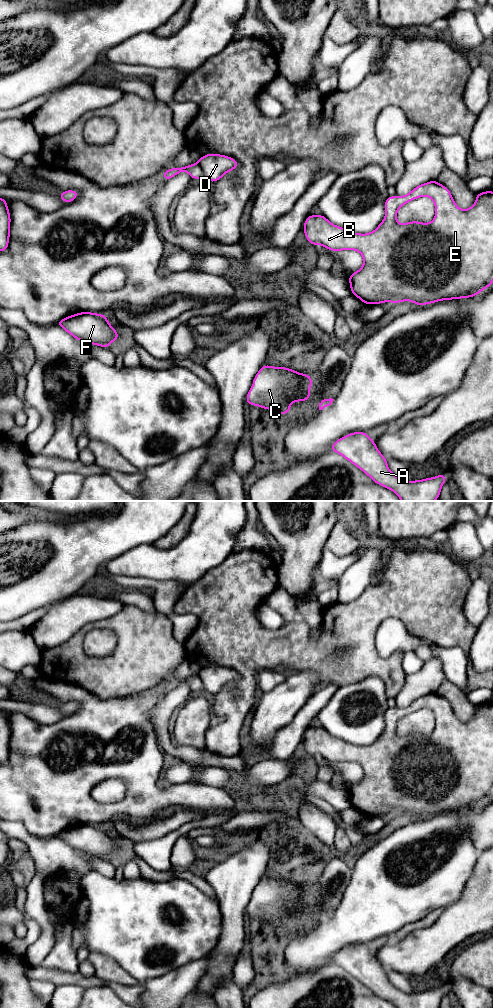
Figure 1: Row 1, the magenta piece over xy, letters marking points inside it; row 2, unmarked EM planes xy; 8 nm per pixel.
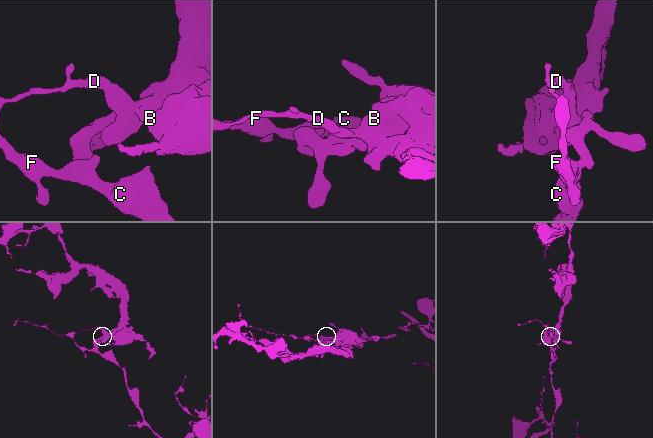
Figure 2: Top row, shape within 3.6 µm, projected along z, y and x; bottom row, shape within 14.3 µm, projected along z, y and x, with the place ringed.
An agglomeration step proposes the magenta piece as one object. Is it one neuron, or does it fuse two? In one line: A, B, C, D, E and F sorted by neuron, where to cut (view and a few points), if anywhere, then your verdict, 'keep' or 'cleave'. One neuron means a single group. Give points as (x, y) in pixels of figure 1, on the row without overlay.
A C F / B D E; cut in xy along (197, 675), (205, 690); cleave

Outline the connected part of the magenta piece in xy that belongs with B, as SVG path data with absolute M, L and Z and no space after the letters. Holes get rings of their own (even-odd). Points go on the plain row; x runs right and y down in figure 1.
M432 692L418 697L404 708L389 708L385 715L385 730L370 745L354 745L332 736L323 727L309 727L303 737L309 756L320 757L329 763L354 762L363 769L363 778L349 789L350 802L363 816L384 814L401 815L410 813L417 818L443 812L471 810L490 799L493 795L493 703L476 705L475 715L463 722L454 714L450 702ZM420 709L430 709L435 718L435 729L429 735L410 733L399 736L398 722L408 714Z

